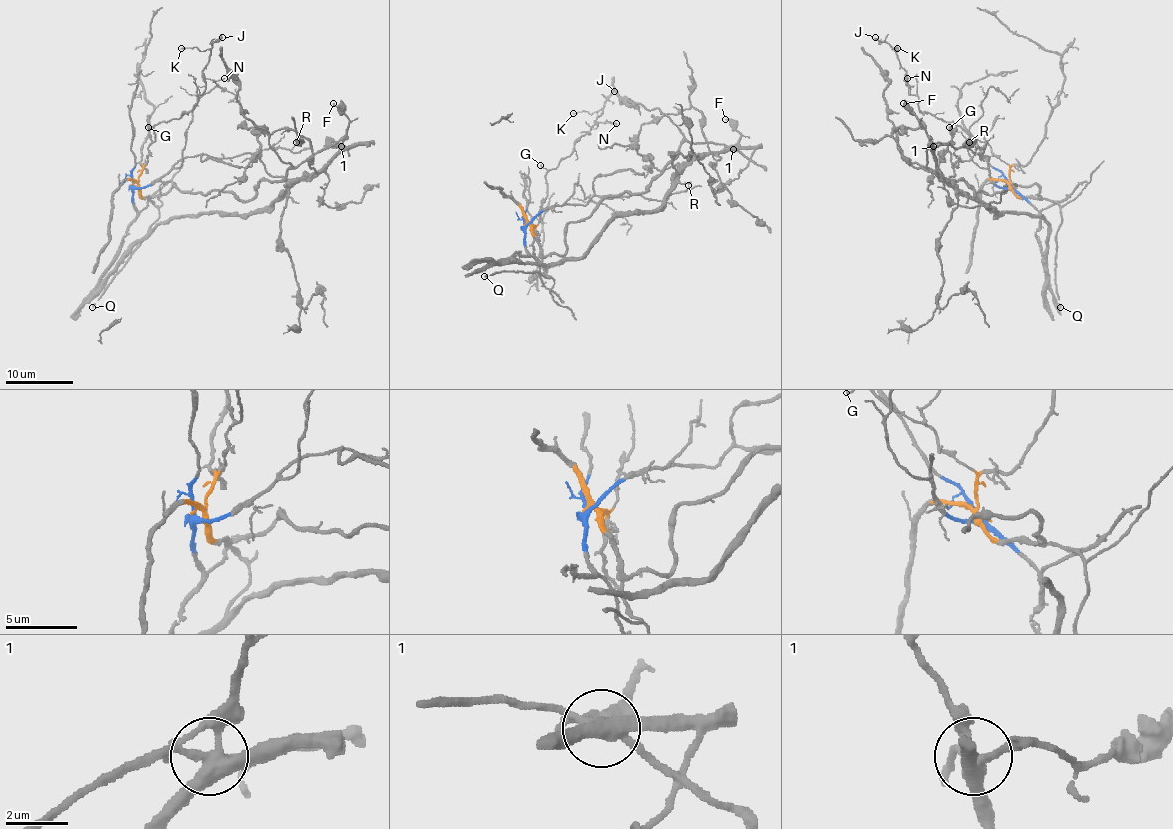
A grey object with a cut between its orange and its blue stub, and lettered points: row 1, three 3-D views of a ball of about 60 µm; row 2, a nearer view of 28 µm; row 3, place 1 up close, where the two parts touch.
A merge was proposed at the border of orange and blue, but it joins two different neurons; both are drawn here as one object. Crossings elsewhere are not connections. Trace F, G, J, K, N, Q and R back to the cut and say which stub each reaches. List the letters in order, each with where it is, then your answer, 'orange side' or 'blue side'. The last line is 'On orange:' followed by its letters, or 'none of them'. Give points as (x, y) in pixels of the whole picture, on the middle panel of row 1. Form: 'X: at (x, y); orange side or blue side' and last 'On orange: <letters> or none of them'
F: at (725, 119); blue side
G: at (540, 165); orange side
J: at (614, 91); orange side
K: at (573, 113); orange side
N: at (616, 123); orange side
Q: at (484, 276); orange side
R: at (688, 185); blue side
On orange: G, J, K, N, Q

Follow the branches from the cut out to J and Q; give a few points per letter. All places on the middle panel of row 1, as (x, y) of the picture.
J: (524, 226), (539, 220), (546, 174), (598, 124), (595, 120), (613, 90)
Q: (524, 226), (528, 223), (536, 235), (541, 265), (551, 277), (533, 272), (494, 272), (484, 277)

